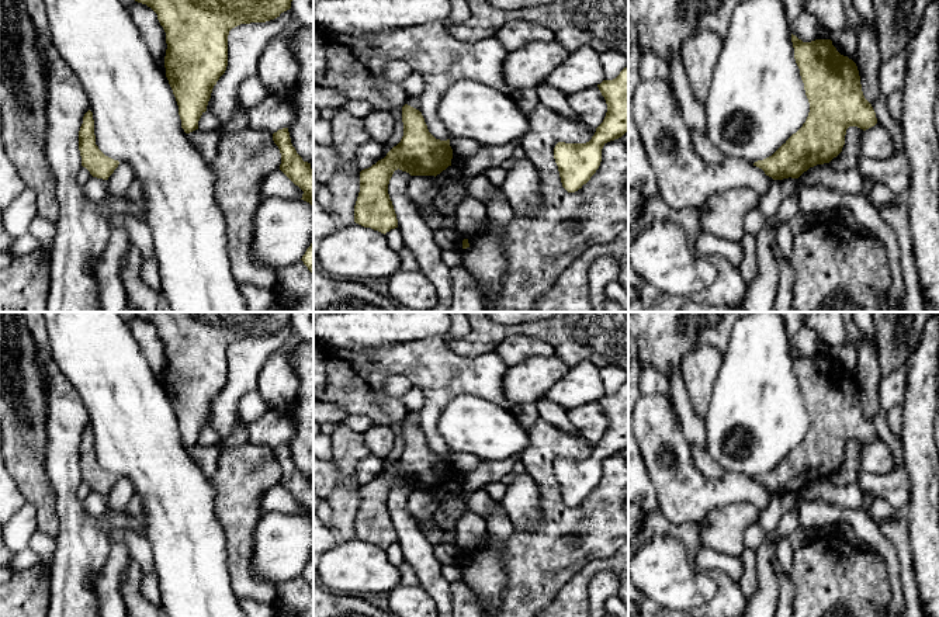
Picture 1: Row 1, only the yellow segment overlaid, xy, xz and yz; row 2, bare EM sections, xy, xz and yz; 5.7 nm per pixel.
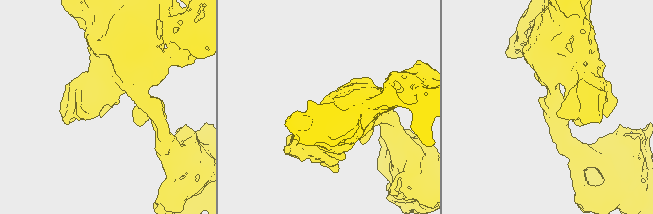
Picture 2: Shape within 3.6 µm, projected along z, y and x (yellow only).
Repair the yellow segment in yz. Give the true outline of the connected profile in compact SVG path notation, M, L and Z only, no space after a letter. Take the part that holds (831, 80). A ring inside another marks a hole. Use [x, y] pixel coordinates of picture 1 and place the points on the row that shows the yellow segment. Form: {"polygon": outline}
{"polygon": "M791 34L791 42L810 112L803 126L772 156L753 163L773 180L798 178L810 167L829 163L842 152L849 126L866 131L877 124L876 112L863 96L859 70L852 59L841 55L831 39L803 42Z"}

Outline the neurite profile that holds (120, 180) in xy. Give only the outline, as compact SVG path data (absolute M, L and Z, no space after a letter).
M119 163L107 180L107 190L115 195L124 195L134 178L135 177L131 166Z

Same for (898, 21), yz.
M873 0L881 63L905 51L918 34L929 0Z

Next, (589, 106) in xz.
M597 86L566 94L566 100L581 124L597 128L603 122L607 104Z

